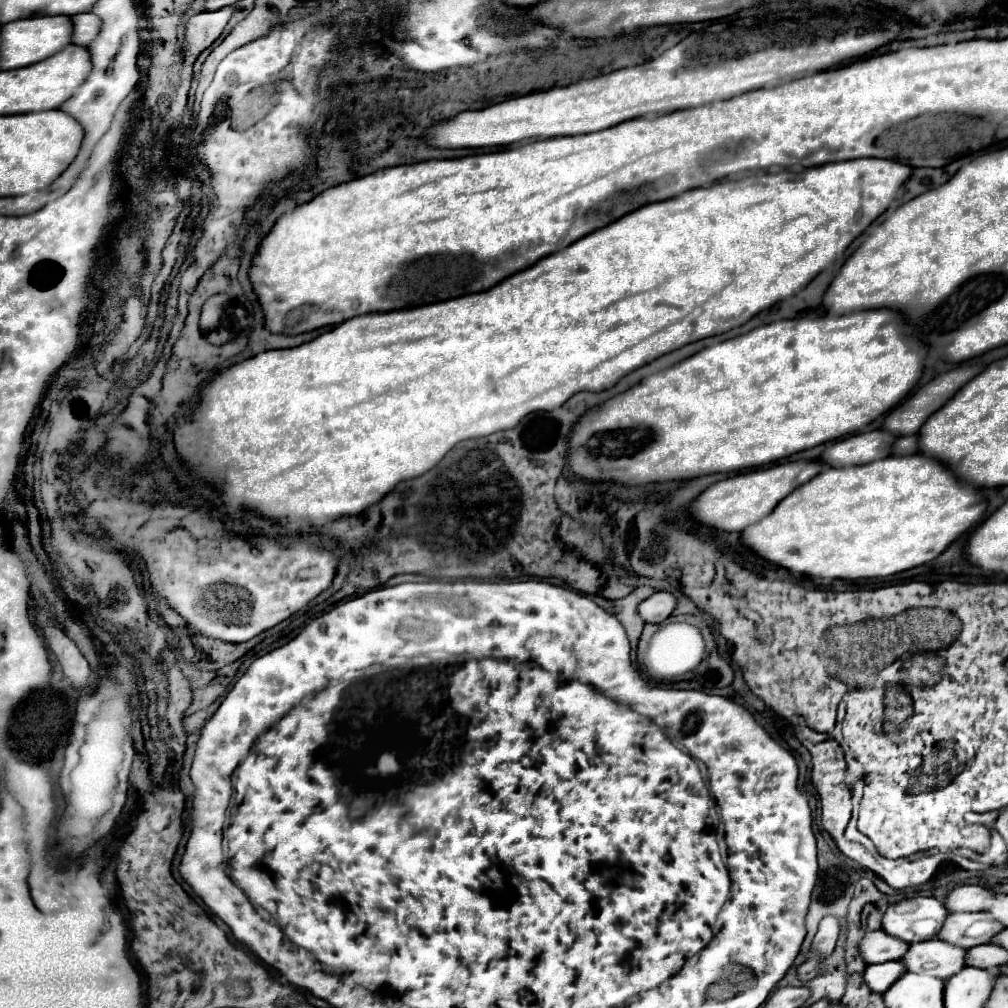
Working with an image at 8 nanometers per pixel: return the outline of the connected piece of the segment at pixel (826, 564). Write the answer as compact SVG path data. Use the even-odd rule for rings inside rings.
M920 454L888 456L864 466L822 470L816 478L788 494L768 518L744 528L740 538L754 554L770 564L804 576L828 580L882 578L934 560L956 538L980 524L984 510L984 496L976 488L960 484L938 460Z

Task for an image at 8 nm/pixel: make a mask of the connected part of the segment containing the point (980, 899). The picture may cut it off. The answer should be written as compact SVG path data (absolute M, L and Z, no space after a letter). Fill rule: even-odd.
M956 886L944 896L944 906L952 912L982 912L992 896L994 894L982 886Z

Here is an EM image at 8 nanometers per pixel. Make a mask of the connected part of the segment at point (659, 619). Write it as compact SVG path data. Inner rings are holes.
M656 592L650 598L646 598L644 602L640 602L638 614L640 614L640 618L644 622L662 624L672 614L674 608L676 608L674 594L670 594L670 592Z

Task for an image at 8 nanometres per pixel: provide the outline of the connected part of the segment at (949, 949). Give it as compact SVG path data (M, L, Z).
M936 938L928 942L914 942L908 946L908 952L900 962L904 964L906 972L928 974L936 978L950 978L960 968L964 968L966 948L952 946L946 942L938 942Z

